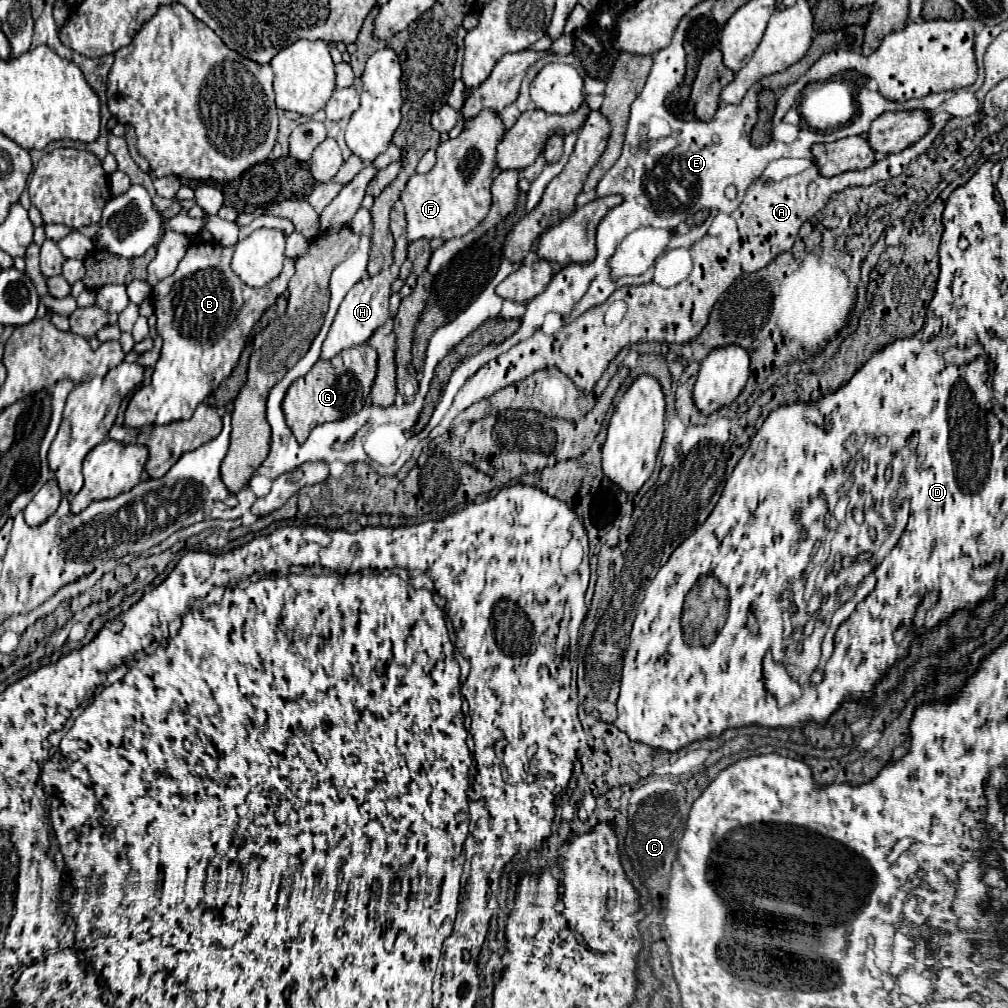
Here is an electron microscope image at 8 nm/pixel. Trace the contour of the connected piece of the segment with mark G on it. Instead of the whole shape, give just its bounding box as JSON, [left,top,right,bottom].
[282,345,378,443]

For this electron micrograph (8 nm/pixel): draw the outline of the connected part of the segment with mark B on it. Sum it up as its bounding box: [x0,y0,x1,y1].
[124,241,294,429]

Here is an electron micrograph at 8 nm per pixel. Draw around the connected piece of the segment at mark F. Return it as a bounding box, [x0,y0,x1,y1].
[400,109,504,241]

